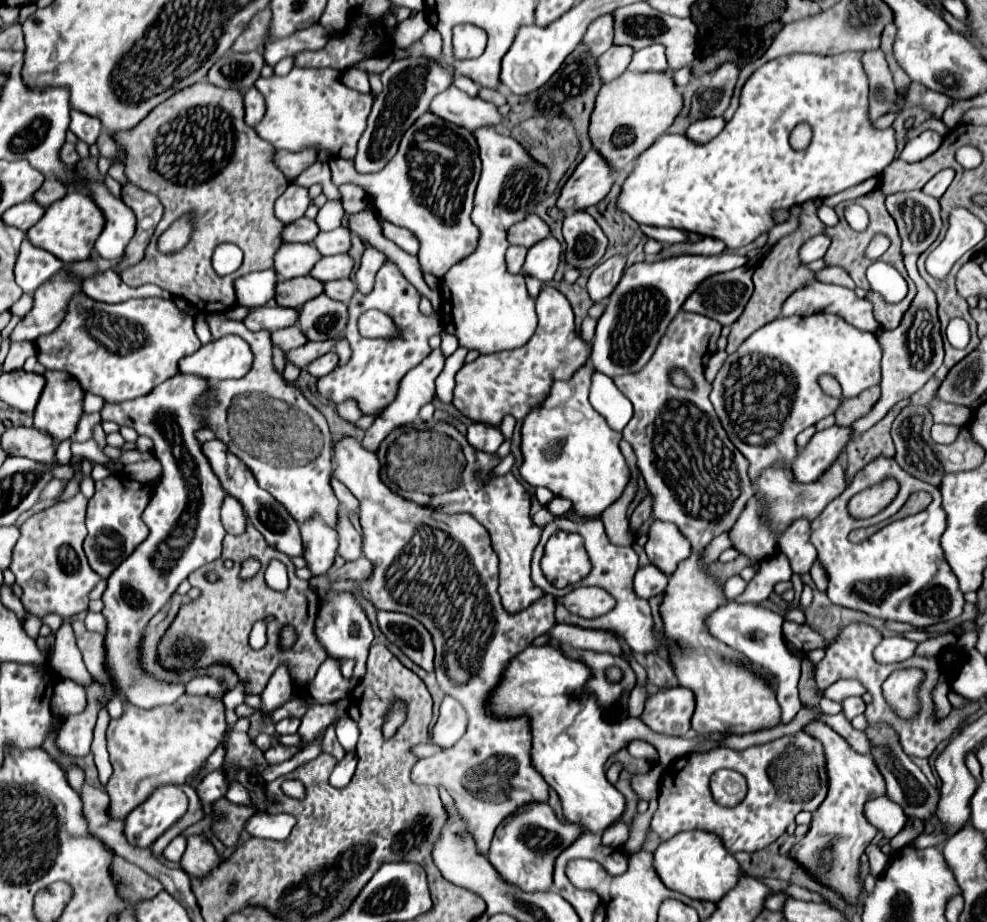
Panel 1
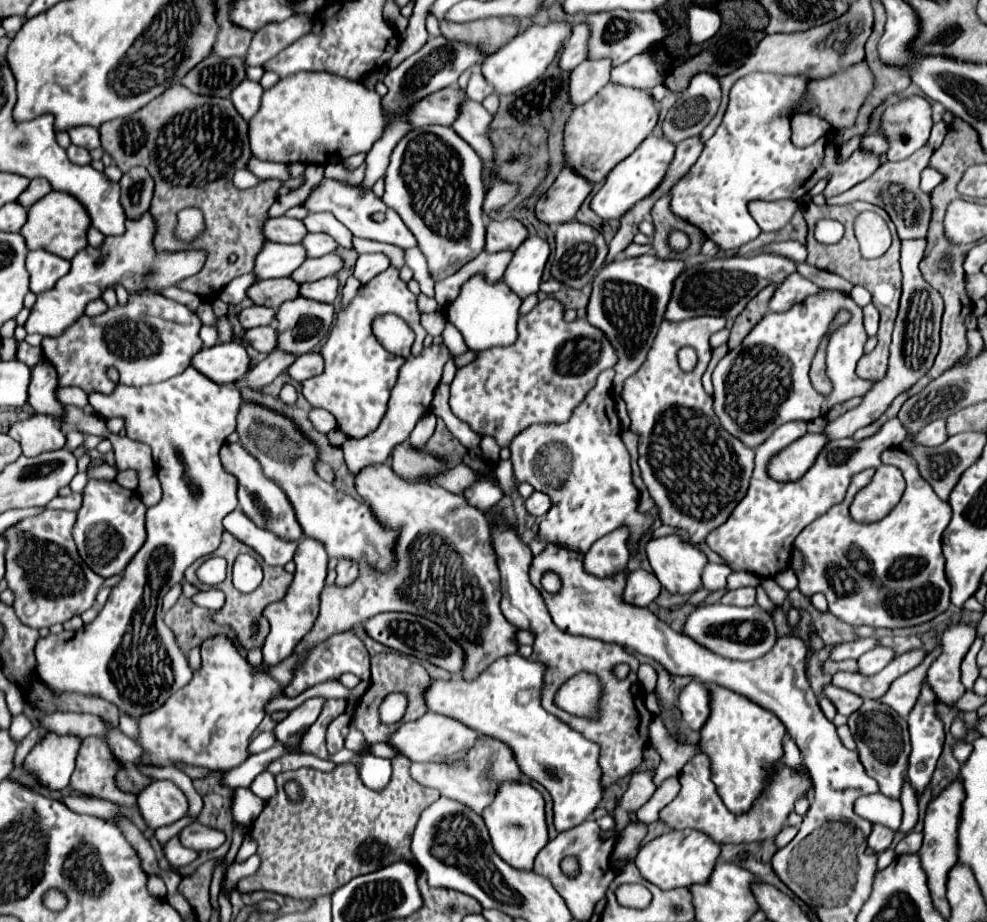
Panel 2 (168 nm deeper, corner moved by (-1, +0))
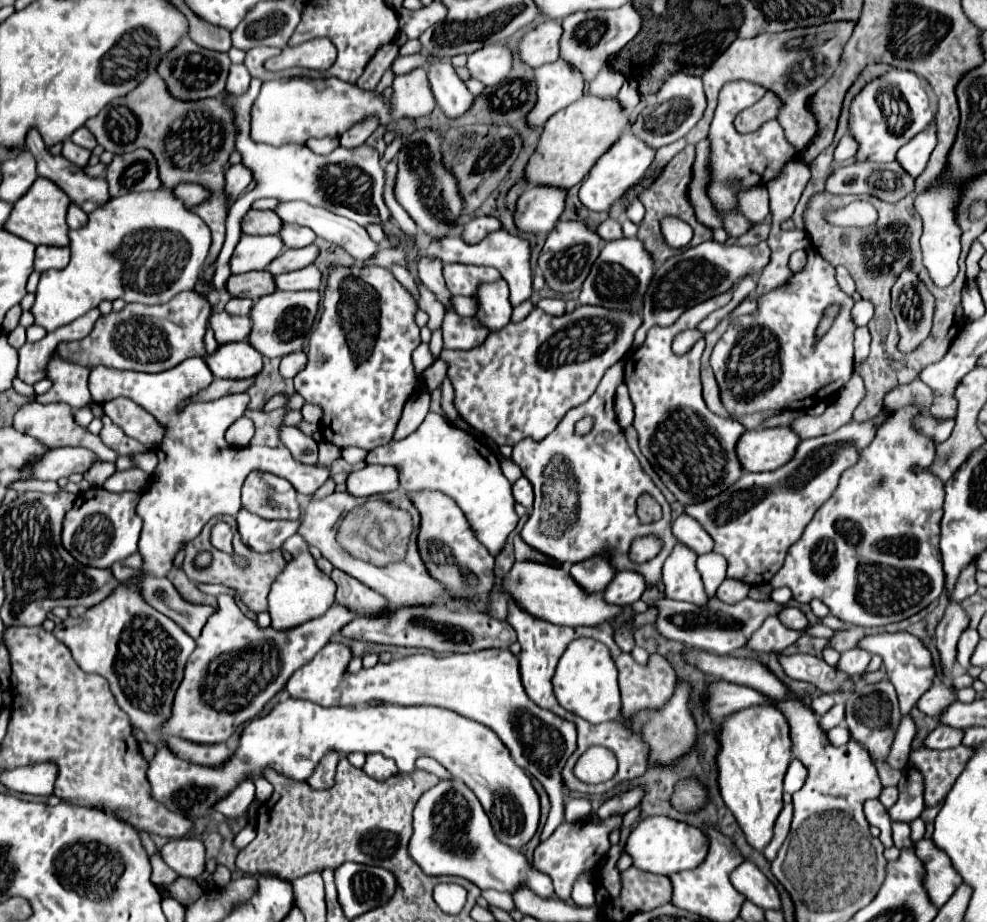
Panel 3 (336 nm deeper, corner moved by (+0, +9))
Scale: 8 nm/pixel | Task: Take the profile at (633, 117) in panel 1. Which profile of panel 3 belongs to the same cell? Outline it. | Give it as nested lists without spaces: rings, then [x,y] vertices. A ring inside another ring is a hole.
[[[586,93],[576,103],[552,115],[540,137],[540,143],[526,167],[528,183],[556,185],[570,189],[586,179],[596,161],[632,127],[630,117],[624,113],[618,97],[596,97]]]

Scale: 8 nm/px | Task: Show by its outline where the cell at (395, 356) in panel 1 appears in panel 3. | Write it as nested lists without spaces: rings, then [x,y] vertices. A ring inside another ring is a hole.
[[[352,265],[352,267],[332,267],[330,271],[330,277],[328,277],[328,283],[326,283],[326,291],[324,291],[324,311],[322,311],[322,317],[320,317],[320,323],[318,327],[314,329],[314,333],[310,335],[310,341],[308,341],[308,365],[294,377],[294,387],[296,391],[304,397],[306,403],[316,403],[324,409],[324,417],[320,421],[320,431],[322,431],[322,437],[338,447],[348,447],[348,445],[354,445],[354,447],[362,447],[362,449],[376,449],[380,445],[386,445],[390,443],[392,439],[392,433],[396,429],[396,423],[400,419],[400,413],[402,413],[402,407],[404,403],[410,399],[410,395],[418,389],[418,379],[414,375],[414,365],[412,365],[412,351],[420,345],[420,327],[416,325],[414,321],[414,315],[418,311],[418,305],[416,305],[416,299],[410,295],[410,291],[390,273],[390,269],[384,269],[384,267],[362,267],[362,265]]]

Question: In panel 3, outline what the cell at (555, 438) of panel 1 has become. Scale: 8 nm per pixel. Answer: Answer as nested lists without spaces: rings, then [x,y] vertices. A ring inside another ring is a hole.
[[[616,363],[606,371],[592,397],[576,409],[570,409],[548,437],[542,441],[526,437],[522,443],[514,445],[510,459],[522,469],[524,477],[530,479],[536,493],[534,509],[520,535],[530,547],[562,565],[578,563],[598,553],[610,553],[618,571],[638,571],[644,575],[648,585],[656,585],[660,583],[662,563],[670,553],[670,547],[678,541],[670,533],[670,505],[652,479],[642,471],[636,455],[624,439],[622,427],[616,421],[614,393],[622,377],[622,363]],[[584,417],[592,417],[594,427],[590,433],[578,435],[574,433],[574,425]],[[644,493],[650,493],[662,507],[662,519],[650,525],[642,525],[636,517],[636,501]],[[644,535],[658,537],[662,541],[662,549],[658,553],[658,561],[638,565],[630,561],[628,553],[632,541]]]

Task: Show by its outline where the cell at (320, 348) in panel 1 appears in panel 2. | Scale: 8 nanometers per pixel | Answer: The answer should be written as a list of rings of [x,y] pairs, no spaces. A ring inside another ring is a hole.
[[[271,352],[263,362],[259,362],[245,378],[237,380],[237,388],[251,388],[251,390],[263,390],[269,386],[283,370],[287,370],[293,364],[295,356],[285,354],[285,352]]]

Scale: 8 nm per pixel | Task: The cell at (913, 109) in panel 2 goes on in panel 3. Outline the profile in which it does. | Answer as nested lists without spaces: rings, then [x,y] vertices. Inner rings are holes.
[[[892,69],[884,77],[866,85],[850,107],[850,133],[860,143],[858,161],[876,159],[880,163],[894,161],[900,147],[904,147],[914,135],[926,129],[934,119],[928,93],[916,73]]]

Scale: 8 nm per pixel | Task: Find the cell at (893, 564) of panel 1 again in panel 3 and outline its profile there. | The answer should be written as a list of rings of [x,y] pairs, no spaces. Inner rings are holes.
[[[904,407],[902,411],[892,413],[888,417],[888,423],[884,423],[878,429],[876,439],[870,443],[870,447],[866,447],[866,451],[862,451],[860,461],[854,467],[850,467],[842,473],[842,481],[840,481],[838,489],[834,491],[834,495],[816,511],[814,519],[804,529],[802,537],[790,547],[782,569],[770,581],[772,587],[788,587],[792,591],[792,597],[800,603],[810,603],[810,599],[820,599],[830,607],[832,615],[836,615],[844,623],[862,625],[862,627],[882,627],[882,625],[888,625],[888,623],[908,619],[908,617],[920,613],[922,609],[926,609],[932,601],[936,601],[942,595],[942,591],[944,591],[944,571],[942,571],[942,557],[940,557],[938,543],[940,543],[940,521],[942,521],[942,507],[944,507],[944,495],[946,493],[944,493],[944,483],[938,477],[934,477],[932,473],[926,471],[926,467],[934,459],[934,443],[930,439],[926,439],[924,435],[918,435],[912,429],[912,417],[914,415],[918,415],[916,407]]]

